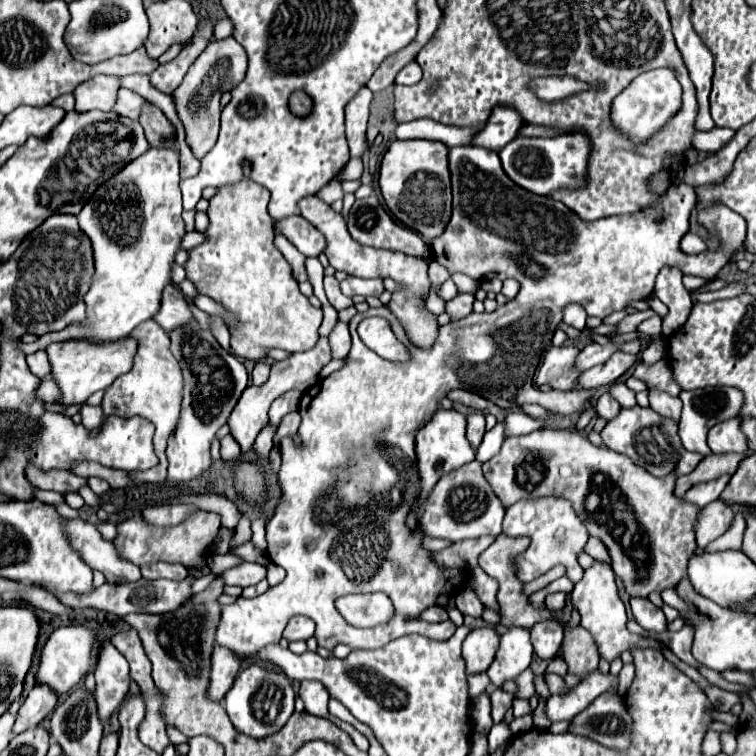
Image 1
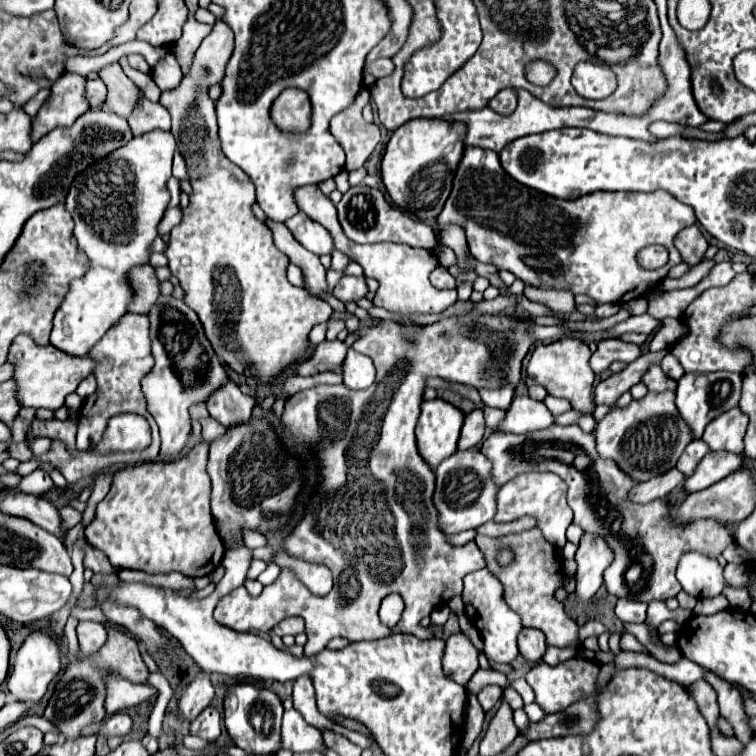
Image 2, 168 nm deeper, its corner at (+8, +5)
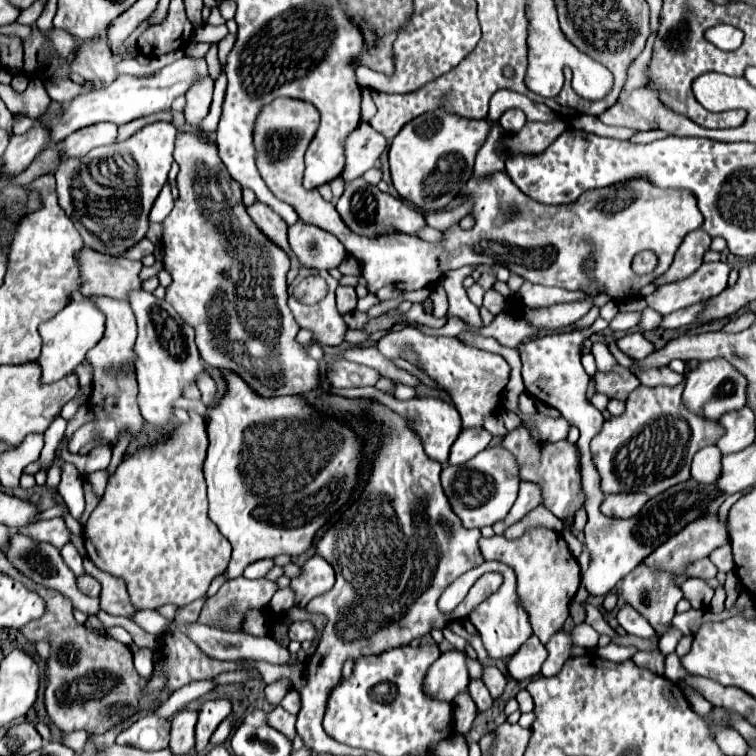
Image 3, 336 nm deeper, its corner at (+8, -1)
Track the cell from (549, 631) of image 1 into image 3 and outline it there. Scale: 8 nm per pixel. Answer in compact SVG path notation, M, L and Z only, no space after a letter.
M535 634L519 648L517 654L511 656L507 668L509 674L515 680L525 680L525 678L533 678L541 672L541 666L547 658L547 648L545 644L539 642L539 638L535 638Z

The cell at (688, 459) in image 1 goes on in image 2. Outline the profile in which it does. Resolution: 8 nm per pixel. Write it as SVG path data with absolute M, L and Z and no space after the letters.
M693 440L693 442L685 448L685 452L683 452L683 456L679 458L679 464L677 464L677 468L683 472L685 478L689 478L689 476L695 472L699 460L701 460L707 452L709 452L709 446L707 446L703 440Z

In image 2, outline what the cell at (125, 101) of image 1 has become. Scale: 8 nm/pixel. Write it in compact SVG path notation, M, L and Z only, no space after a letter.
M99 78L85 82L85 98L89 104L101 106L105 102L105 94L107 94L107 88Z

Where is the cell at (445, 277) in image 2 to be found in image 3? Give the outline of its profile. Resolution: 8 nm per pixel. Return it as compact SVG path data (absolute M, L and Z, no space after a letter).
M437 282L437 284L433 284L433 286L429 286L429 298L433 300L433 306L435 306L435 310L433 310L433 314L437 316L437 318L443 318L445 314L447 314L447 292L445 292L445 288Z

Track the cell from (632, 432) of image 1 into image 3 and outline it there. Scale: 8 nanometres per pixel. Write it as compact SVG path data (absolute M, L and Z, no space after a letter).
M683 384L677 386L659 386L647 388L639 386L627 400L627 410L621 416L613 416L601 428L601 432L591 440L591 454L601 474L601 490L603 494L615 492L645 492L649 496L657 496L667 488L685 482L691 478L689 464L697 450L715 444L715 440L723 434L719 422L709 422L705 418L697 418L691 414L681 400Z

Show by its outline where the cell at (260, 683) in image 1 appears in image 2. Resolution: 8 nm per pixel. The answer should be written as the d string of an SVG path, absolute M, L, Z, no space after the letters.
M235 684L225 696L225 726L235 746L249 754L277 754L281 750L281 716L283 704L271 690L253 684Z

